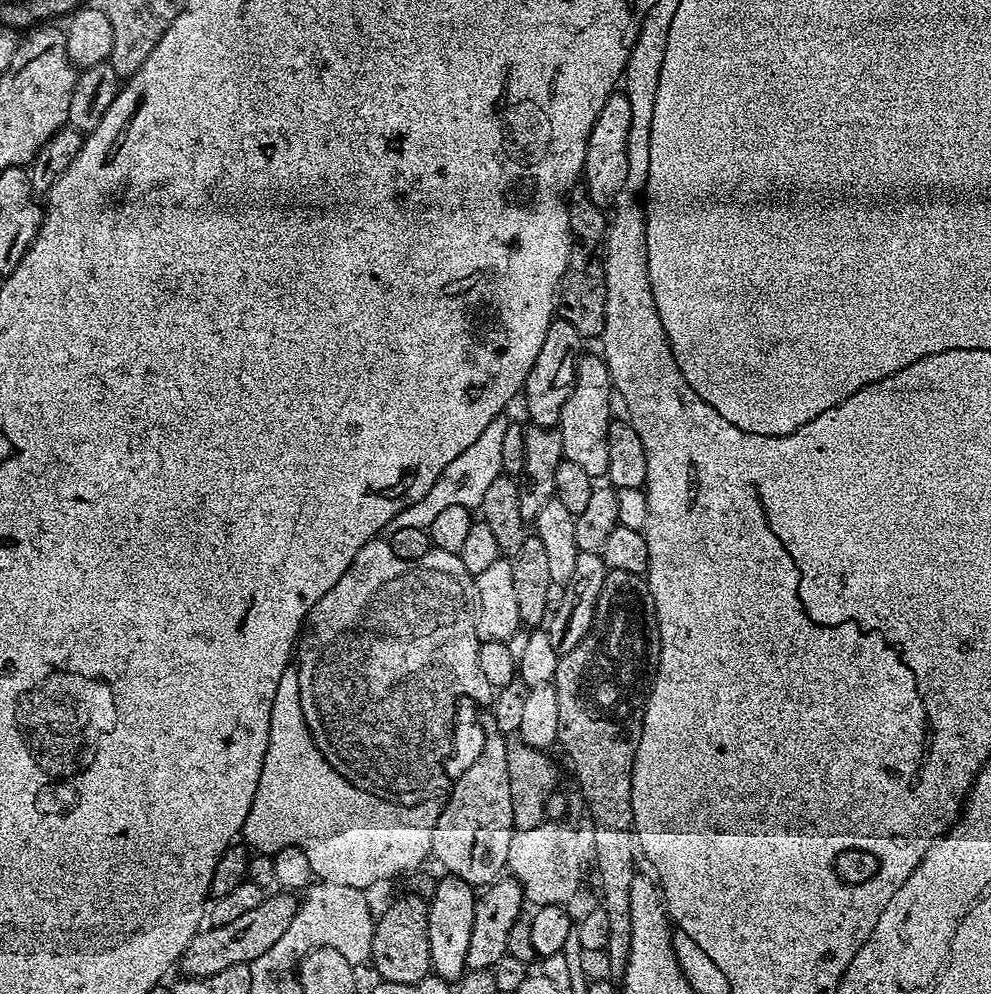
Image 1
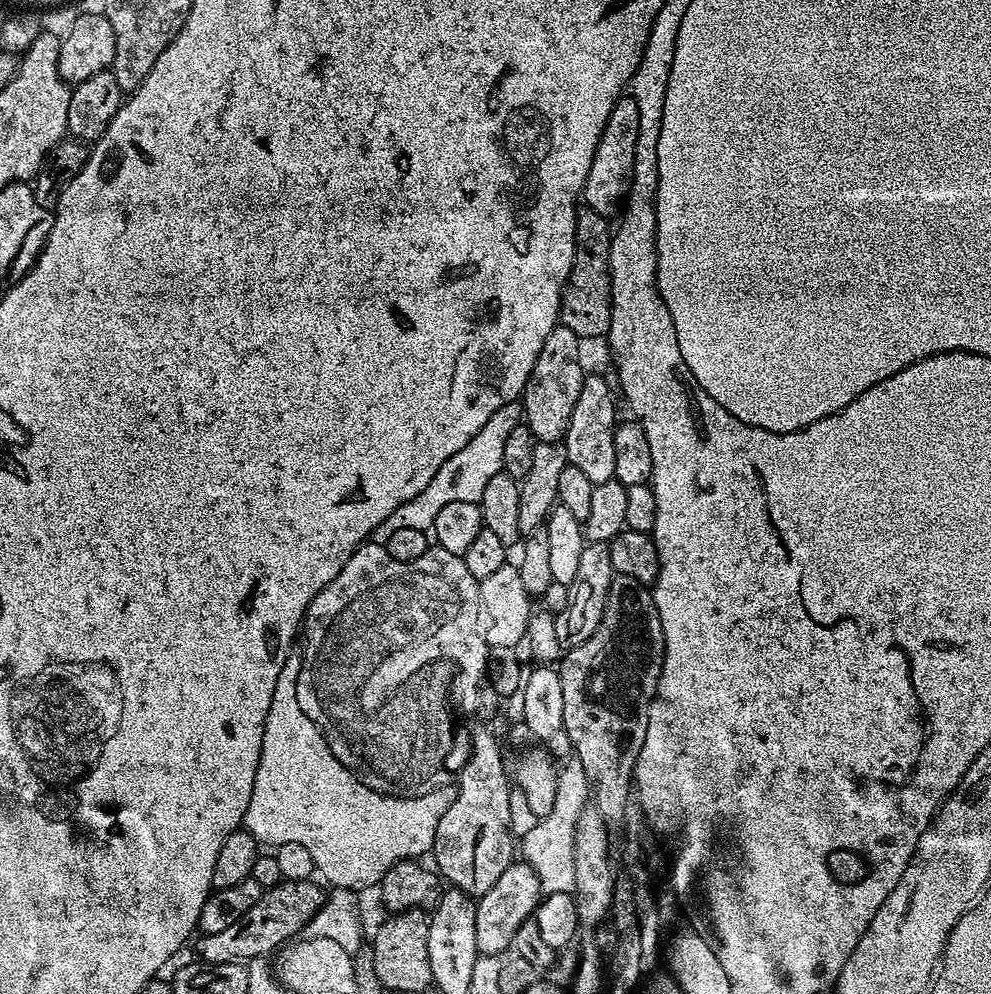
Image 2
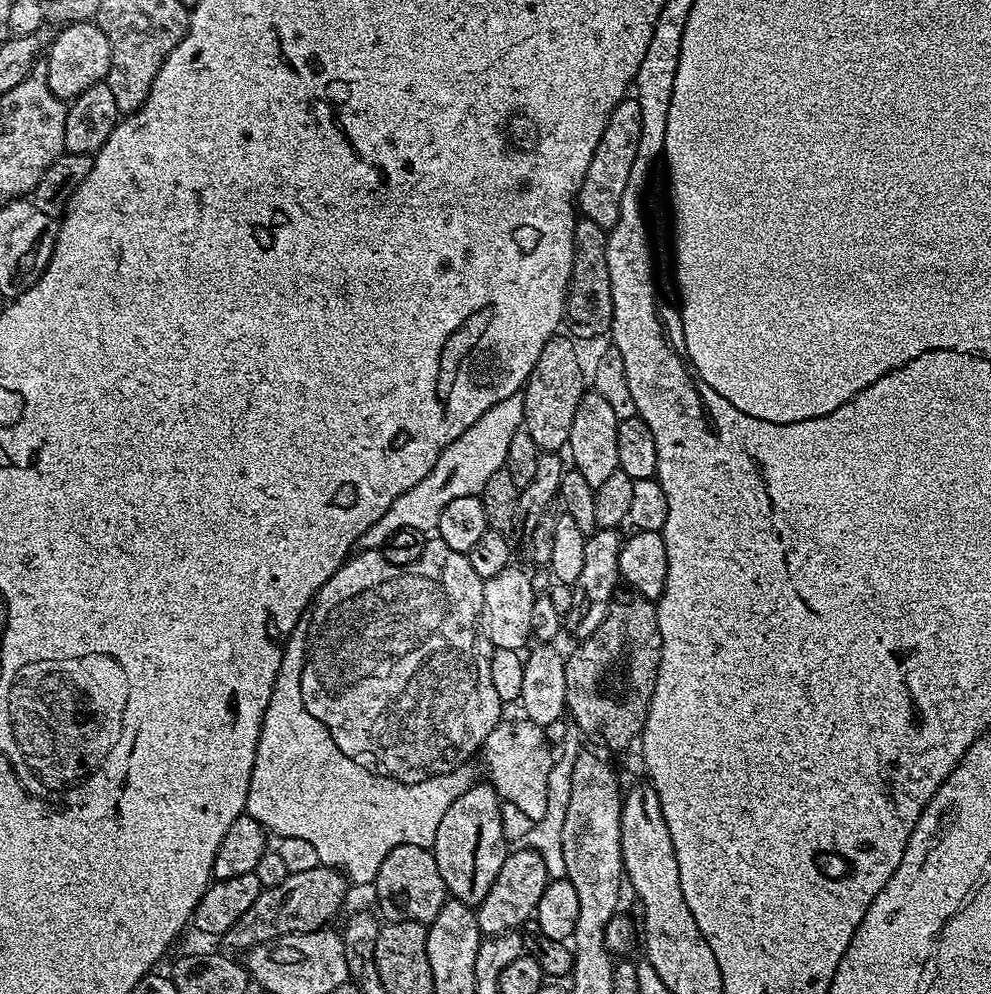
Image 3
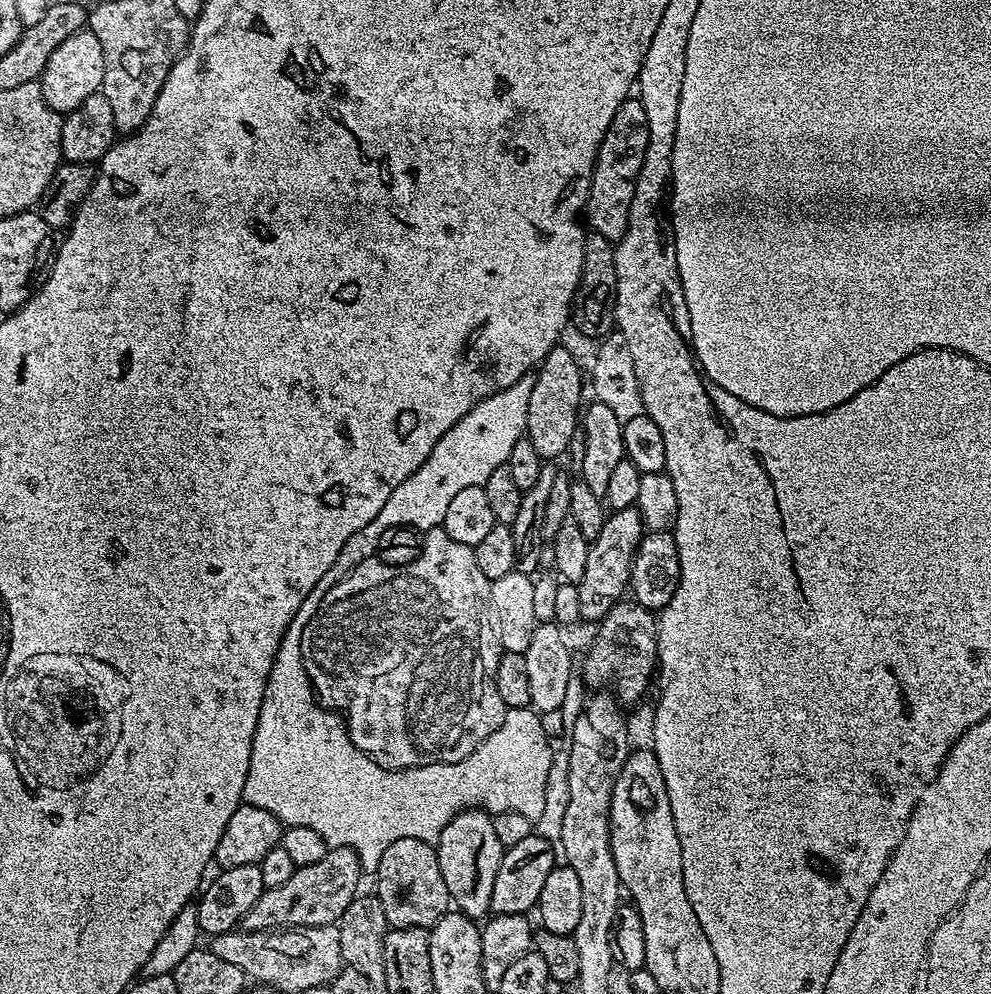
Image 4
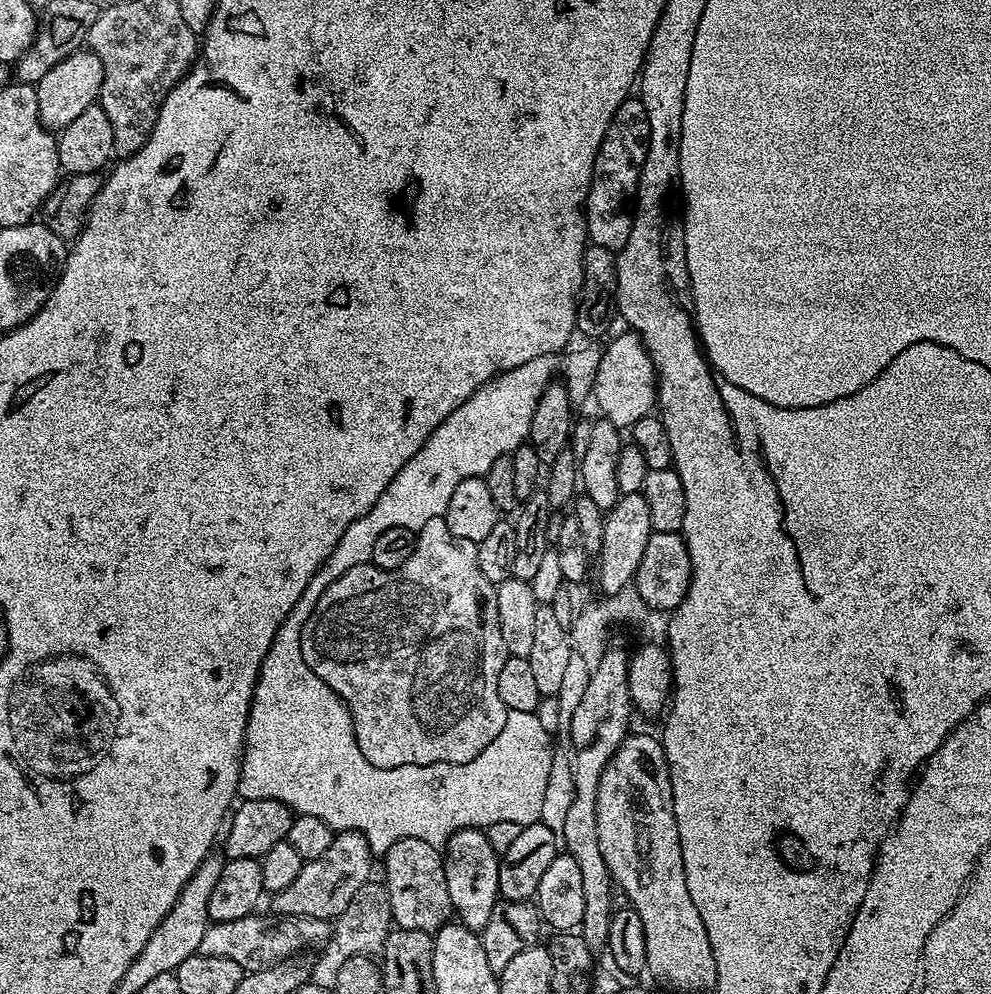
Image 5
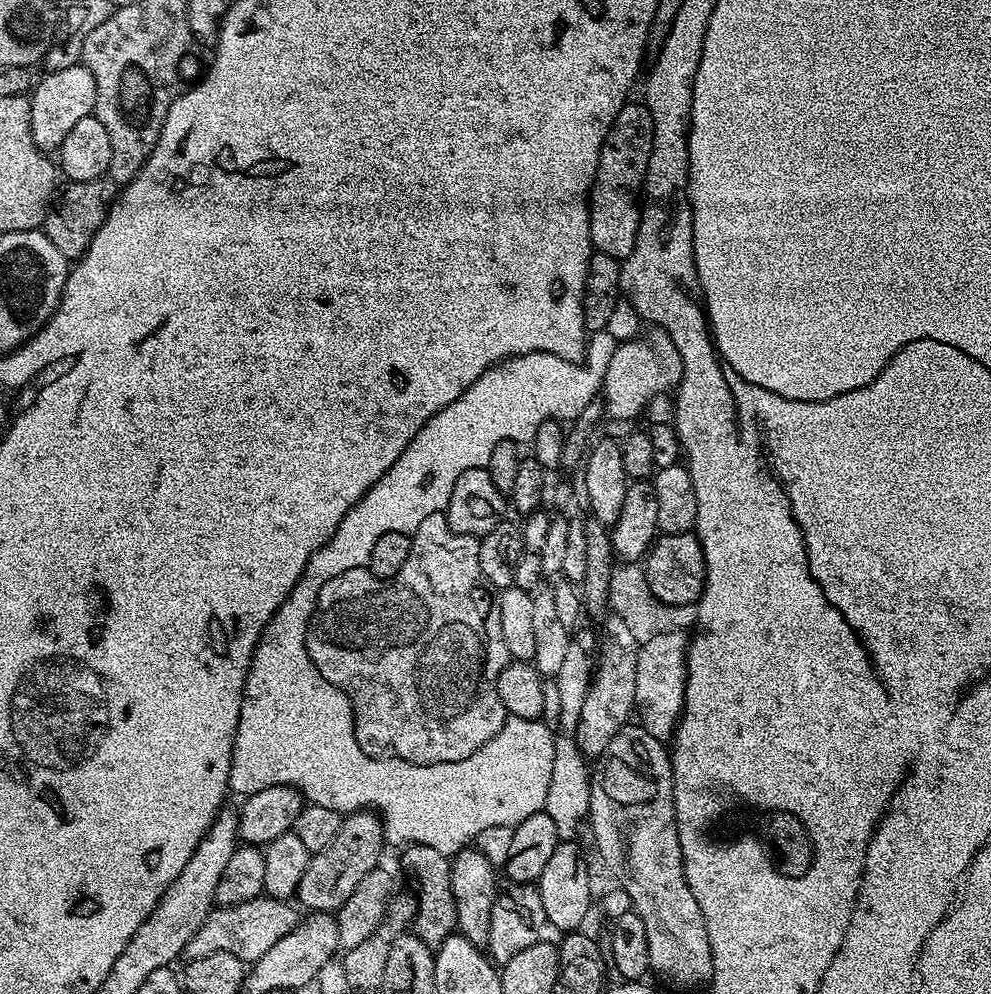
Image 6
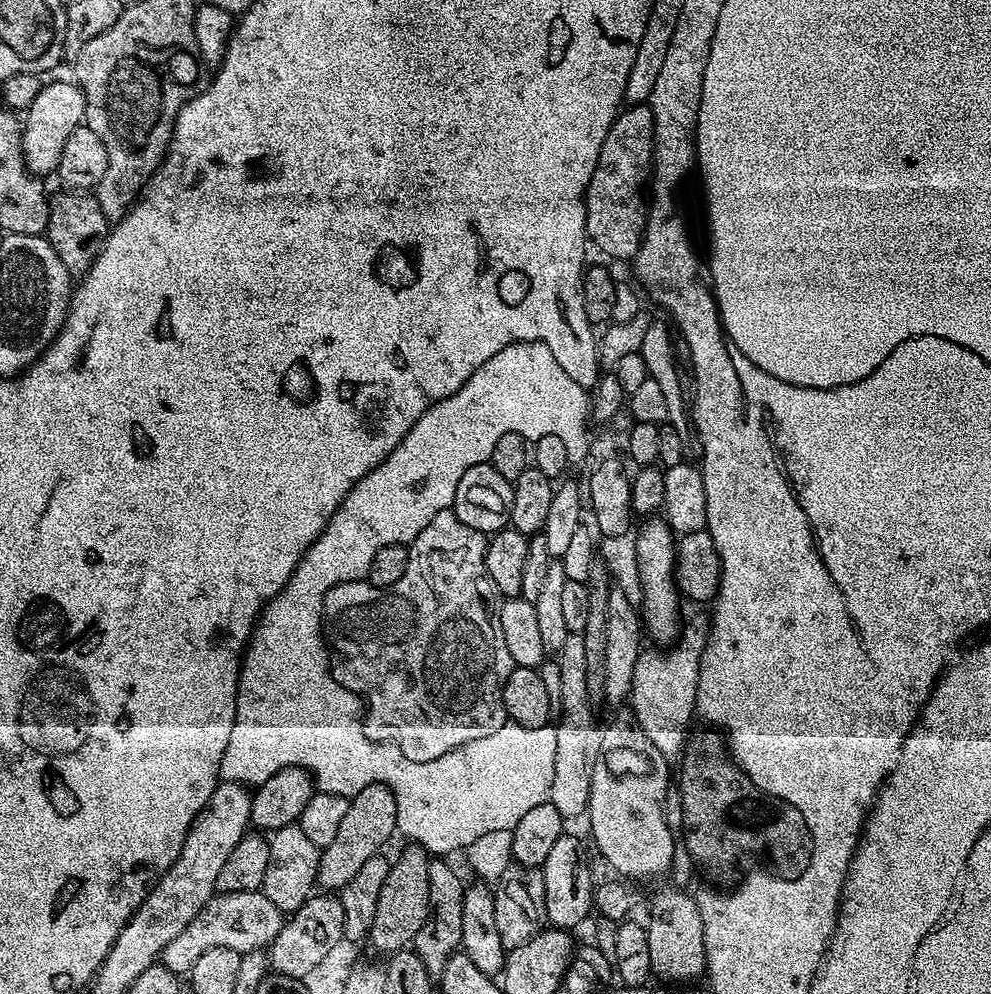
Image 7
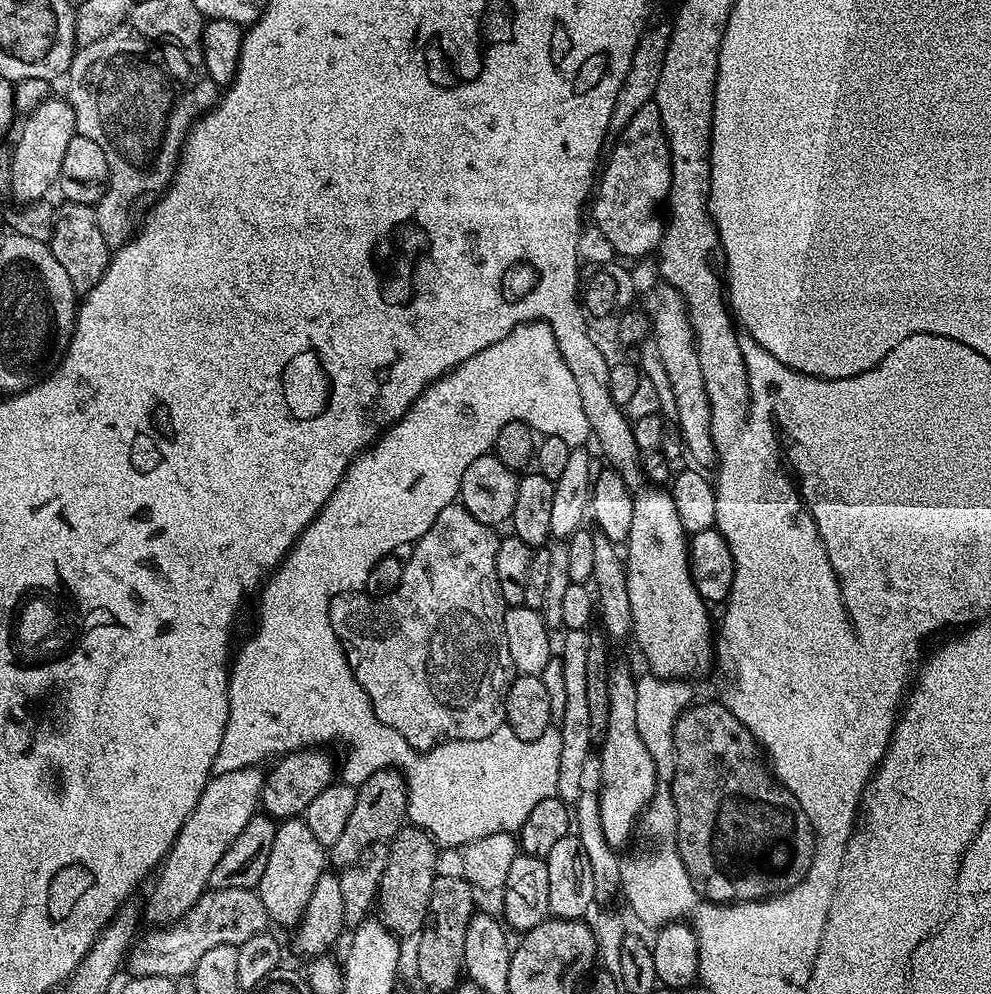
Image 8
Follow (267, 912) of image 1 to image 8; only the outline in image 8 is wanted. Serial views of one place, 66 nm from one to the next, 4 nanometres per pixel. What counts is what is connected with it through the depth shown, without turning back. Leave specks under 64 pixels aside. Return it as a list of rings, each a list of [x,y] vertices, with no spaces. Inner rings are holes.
[[[383,768],[370,774],[370,778],[366,778],[366,782],[356,788],[354,811],[350,813],[338,842],[330,846],[331,863],[336,863],[335,867],[340,870],[347,868],[349,864],[357,863],[373,844],[391,841],[392,837],[405,827],[407,815],[408,785],[405,784],[404,777],[394,768]]]

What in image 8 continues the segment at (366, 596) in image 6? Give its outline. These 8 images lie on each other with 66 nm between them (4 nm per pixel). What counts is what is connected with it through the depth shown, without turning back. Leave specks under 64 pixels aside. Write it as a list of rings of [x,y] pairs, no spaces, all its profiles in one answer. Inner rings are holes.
[[[457,502],[446,506],[438,518],[434,518],[434,526],[426,530],[420,539],[415,541],[411,549],[412,557],[404,560],[404,573],[402,582],[392,592],[385,596],[373,599],[367,594],[356,594],[347,604],[344,596],[335,596],[330,602],[328,613],[330,622],[334,626],[334,634],[344,647],[344,655],[348,658],[348,664],[356,681],[366,690],[366,694],[372,703],[372,713],[388,728],[398,730],[406,742],[415,748],[417,752],[426,752],[429,748],[435,748],[437,744],[445,740],[477,740],[494,734],[494,730],[505,727],[507,690],[514,679],[514,669],[510,658],[510,646],[506,646],[506,630],[504,629],[504,613],[506,605],[498,590],[498,570],[494,570],[494,558],[498,558],[498,546],[501,537],[496,536],[497,529],[490,524],[478,522],[463,504]]]

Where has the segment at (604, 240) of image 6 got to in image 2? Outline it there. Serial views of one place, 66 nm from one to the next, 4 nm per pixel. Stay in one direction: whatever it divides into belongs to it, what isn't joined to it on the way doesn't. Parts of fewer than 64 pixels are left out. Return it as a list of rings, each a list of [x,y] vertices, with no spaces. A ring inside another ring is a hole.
[[[624,94],[614,106],[614,110],[610,110],[610,118],[606,118],[602,138],[598,142],[598,146],[594,150],[594,158],[590,162],[590,174],[586,174],[582,200],[587,207],[607,218],[617,215],[632,182],[637,146],[638,102],[631,94]]]

